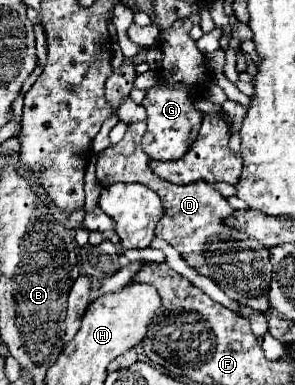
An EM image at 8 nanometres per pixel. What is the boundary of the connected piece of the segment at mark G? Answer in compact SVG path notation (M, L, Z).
M188 17L176 19L170 29L160 31L158 47L162 49L162 71L160 71L160 83L156 87L146 89L146 97L142 101L142 107L148 113L148 129L142 137L142 149L150 159L160 161L172 161L180 159L190 143L194 141L200 123L204 119L204 113L196 109L196 101L204 97L204 87L210 83L210 71L206 67L206 57L198 51L196 41L190 37L192 21Z

